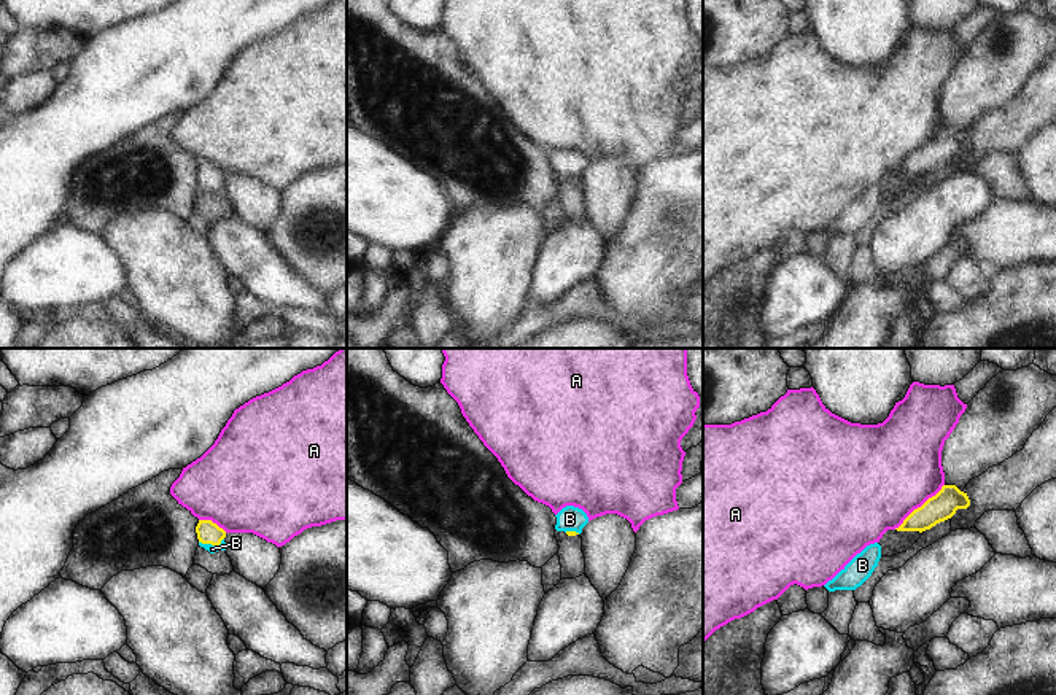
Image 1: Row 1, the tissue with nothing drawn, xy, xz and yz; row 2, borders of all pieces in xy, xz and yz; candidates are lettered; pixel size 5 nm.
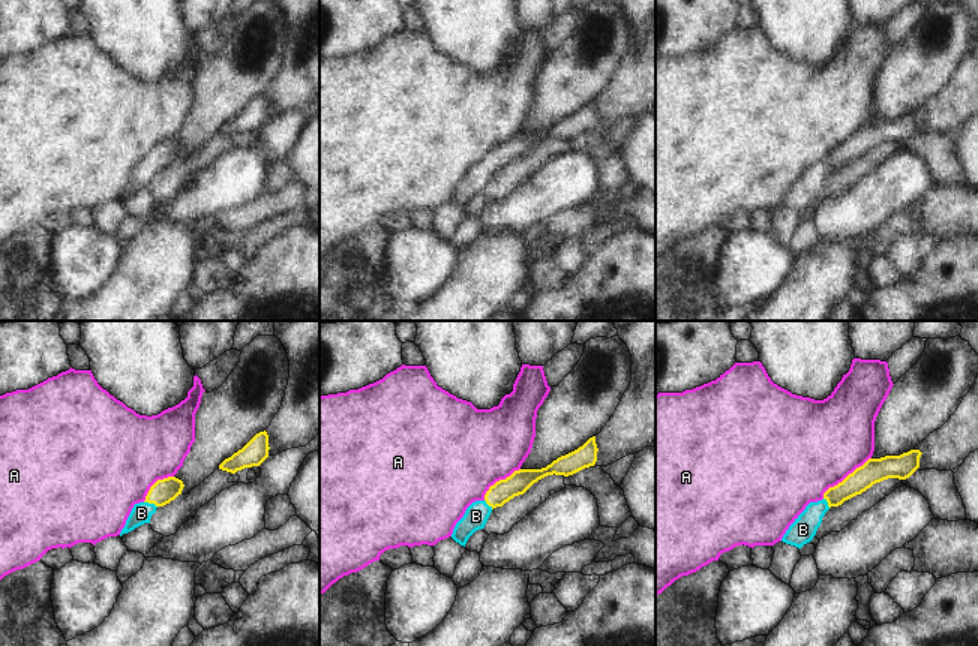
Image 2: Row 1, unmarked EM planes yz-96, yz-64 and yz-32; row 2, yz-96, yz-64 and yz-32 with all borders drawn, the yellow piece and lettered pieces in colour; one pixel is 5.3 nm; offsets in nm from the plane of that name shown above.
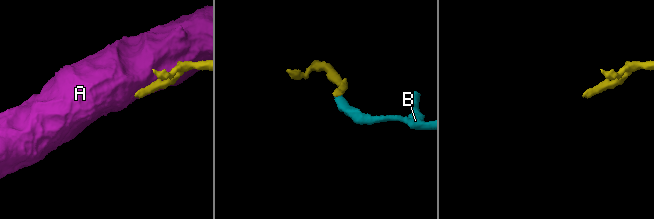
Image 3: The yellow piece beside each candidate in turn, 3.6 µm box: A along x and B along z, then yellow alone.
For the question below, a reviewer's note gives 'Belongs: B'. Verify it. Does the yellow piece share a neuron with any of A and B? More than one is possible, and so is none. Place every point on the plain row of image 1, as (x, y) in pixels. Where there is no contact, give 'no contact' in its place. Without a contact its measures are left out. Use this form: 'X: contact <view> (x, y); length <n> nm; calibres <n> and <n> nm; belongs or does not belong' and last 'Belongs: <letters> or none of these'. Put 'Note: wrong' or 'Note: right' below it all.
A: contact yz (921, 150); length 340 nm; calibres 140 and 480 nm; does not belong
B: contact xy (212, 188); length 130 nm; calibres 110 and 50 nm; belongs
Belongs: B
Note: right

